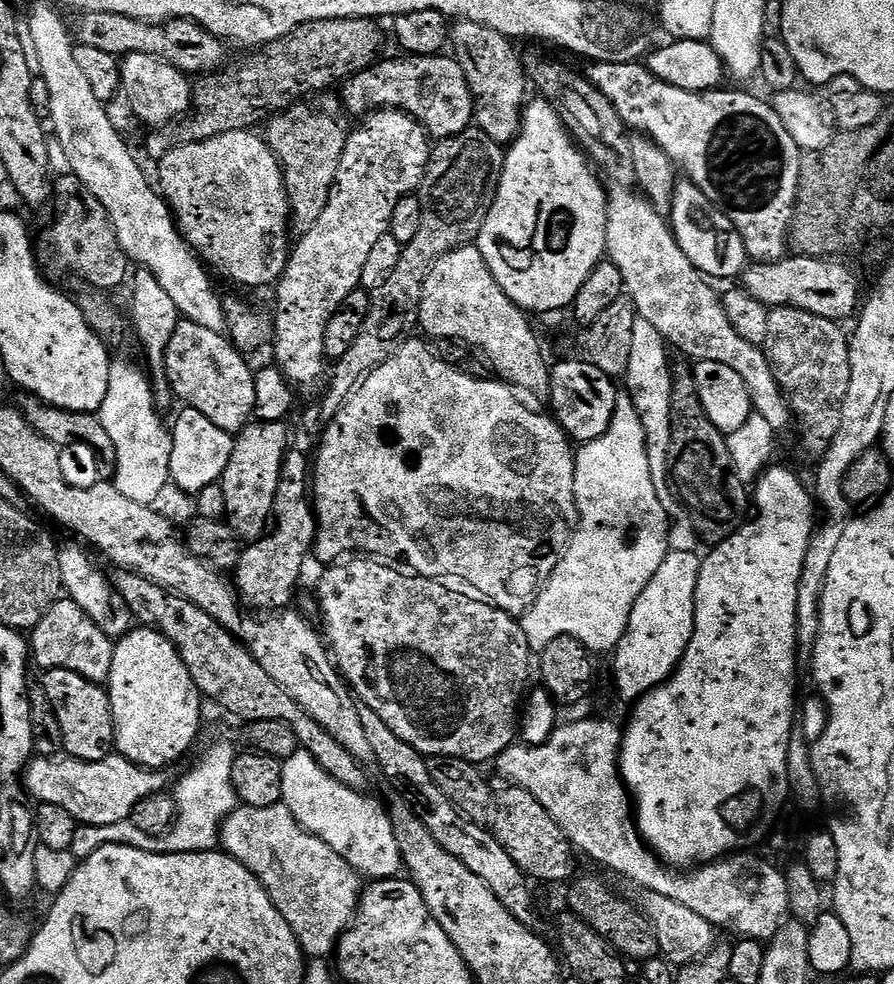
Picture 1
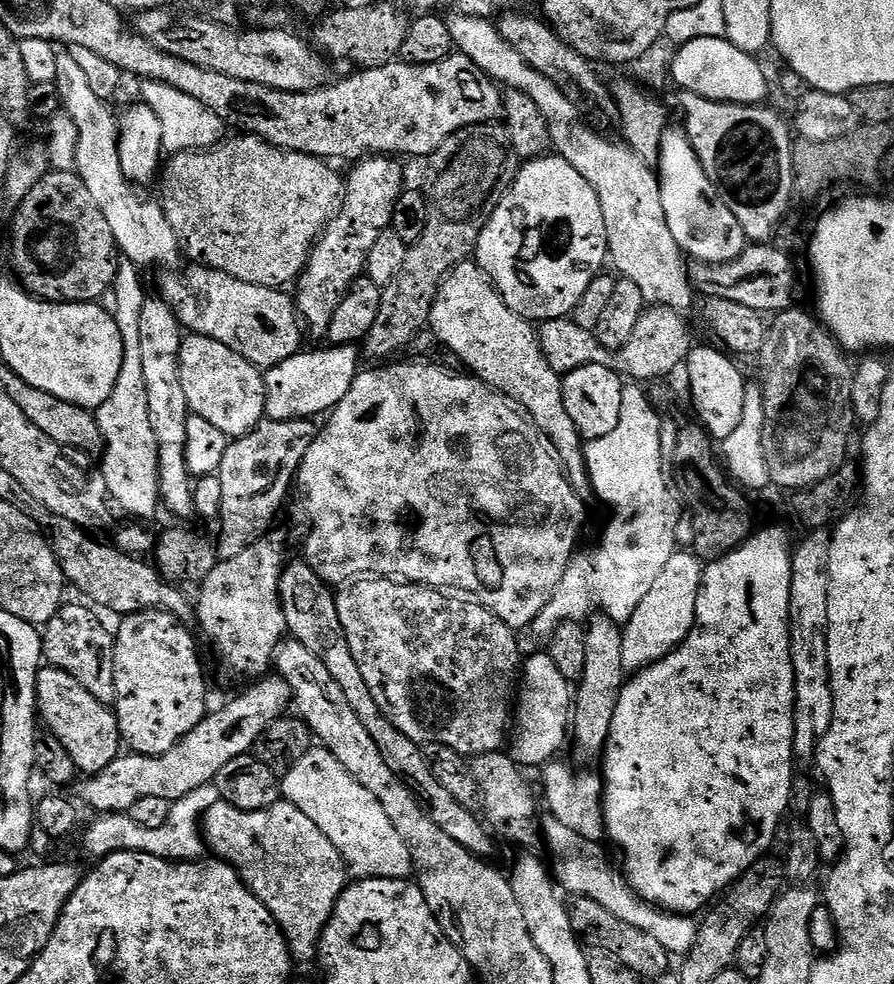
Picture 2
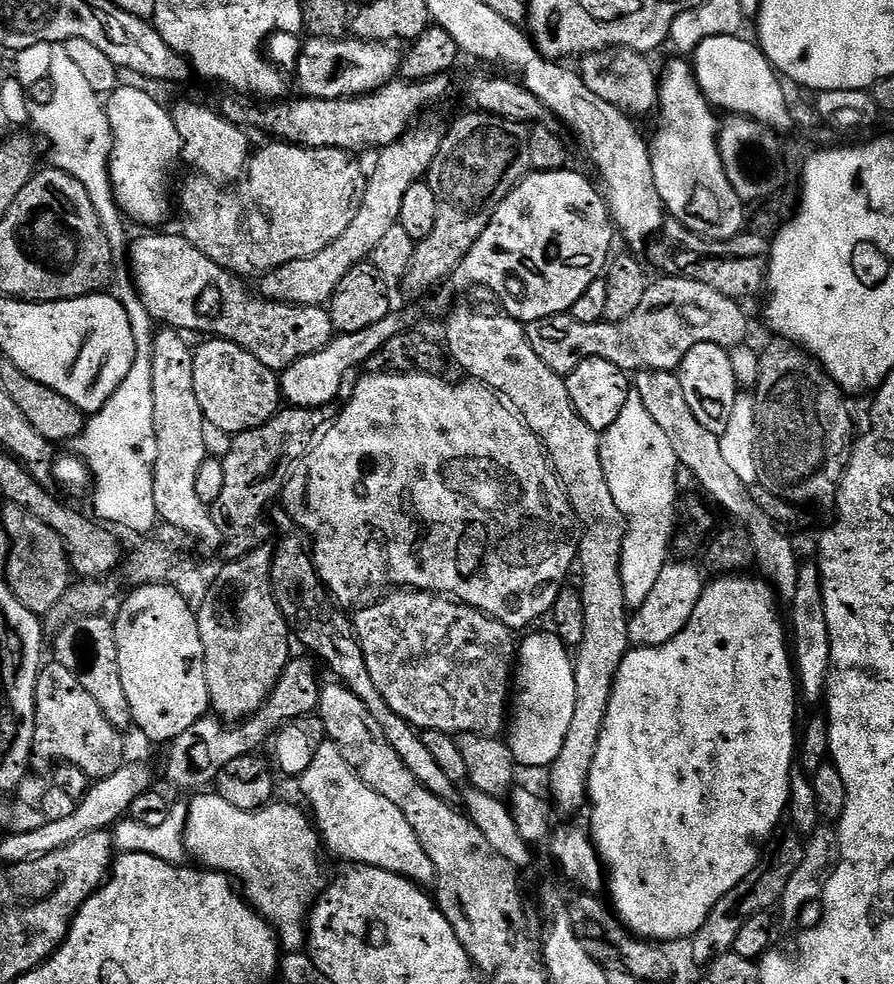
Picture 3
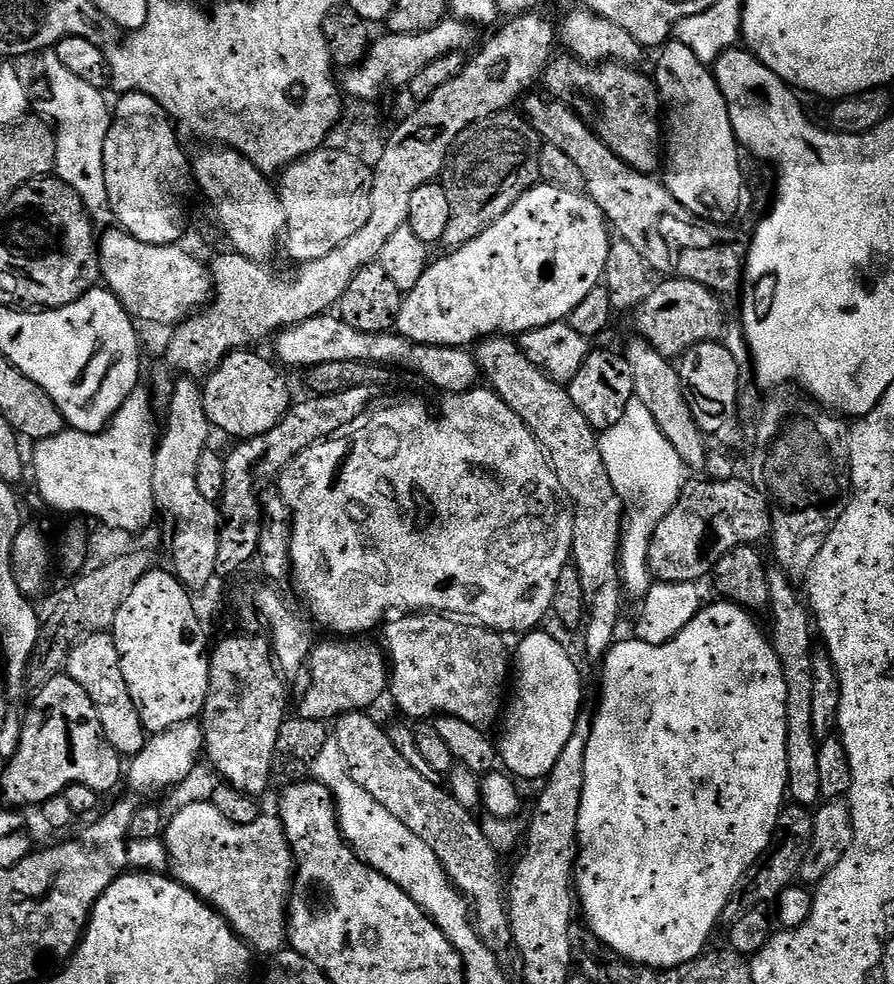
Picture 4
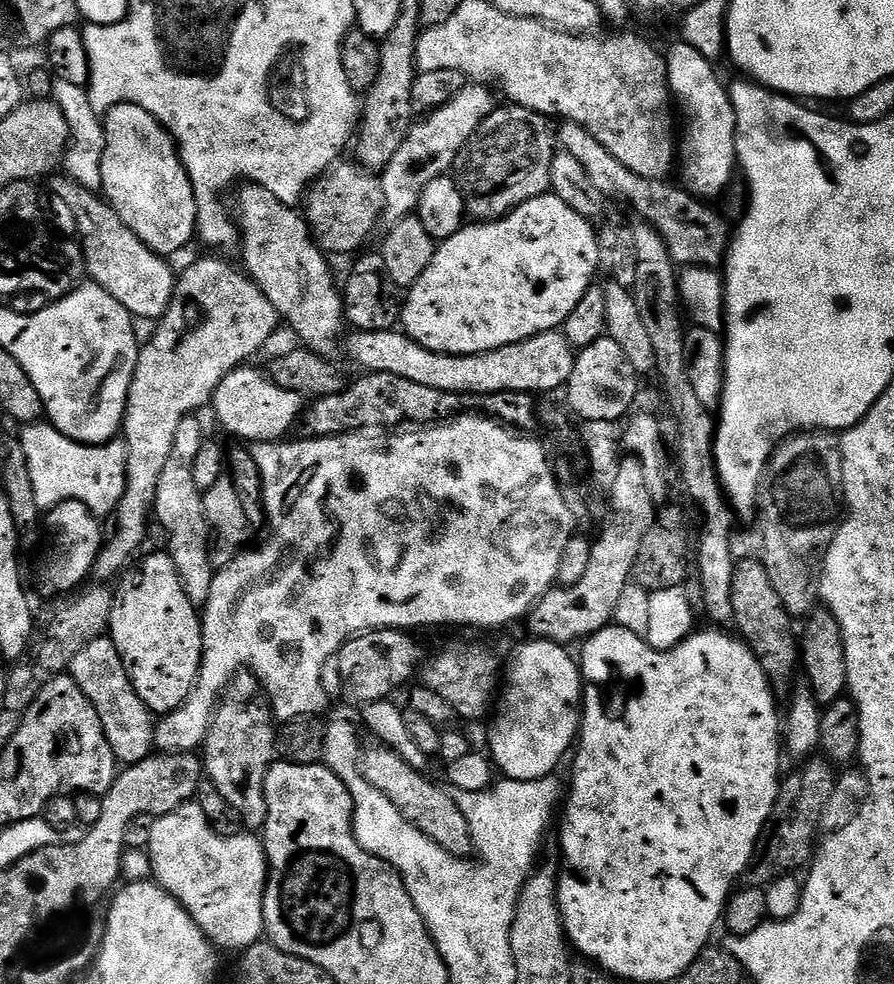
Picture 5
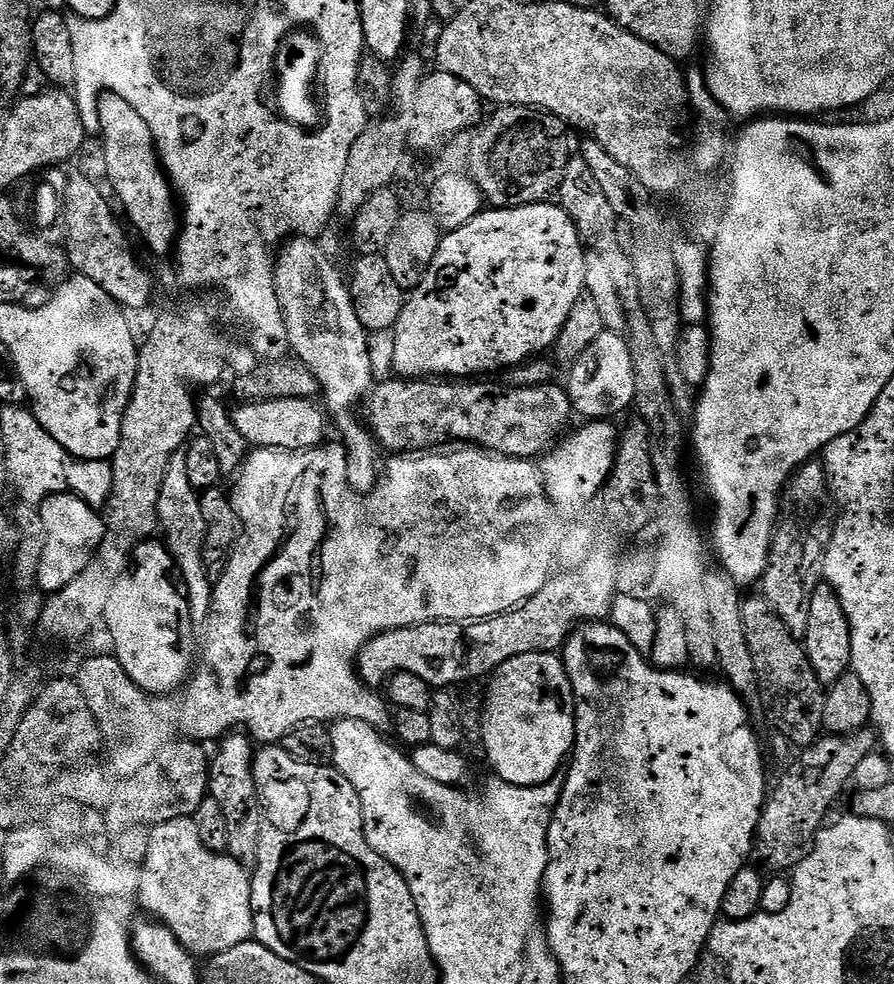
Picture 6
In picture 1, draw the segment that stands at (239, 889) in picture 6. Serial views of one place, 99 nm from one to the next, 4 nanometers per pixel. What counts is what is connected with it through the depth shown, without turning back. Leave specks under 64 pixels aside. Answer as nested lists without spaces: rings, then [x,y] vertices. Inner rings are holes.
[[[283,803],[265,808],[238,807],[223,823],[222,848],[261,880],[277,910],[299,938],[305,957],[322,960],[335,953],[340,940],[357,919],[362,901],[362,876],[346,858],[342,858],[342,854],[338,854],[322,838],[305,830]]]

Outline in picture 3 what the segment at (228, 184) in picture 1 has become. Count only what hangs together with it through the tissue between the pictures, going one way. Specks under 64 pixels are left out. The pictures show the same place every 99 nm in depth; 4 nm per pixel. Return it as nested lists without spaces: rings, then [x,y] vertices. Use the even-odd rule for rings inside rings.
[[[268,142],[260,153],[253,155],[248,161],[246,175],[239,182],[231,186],[221,186],[213,184],[204,176],[199,174],[189,175],[189,180],[185,182],[184,189],[178,192],[178,216],[184,219],[184,228],[182,234],[192,243],[202,254],[206,254],[206,258],[210,258],[210,262],[218,262],[218,266],[228,269],[229,272],[240,278],[249,278],[255,276],[260,278],[272,271],[273,268],[286,266],[287,263],[296,262],[298,259],[305,260],[314,254],[318,254],[322,250],[326,250],[326,246],[333,244],[338,238],[342,238],[342,234],[346,234],[346,226],[350,226],[350,222],[354,222],[354,214],[358,214],[358,210],[362,206],[362,198],[368,191],[368,176],[360,169],[360,164],[355,155],[343,152],[340,148],[302,148],[295,144],[287,142]]]

